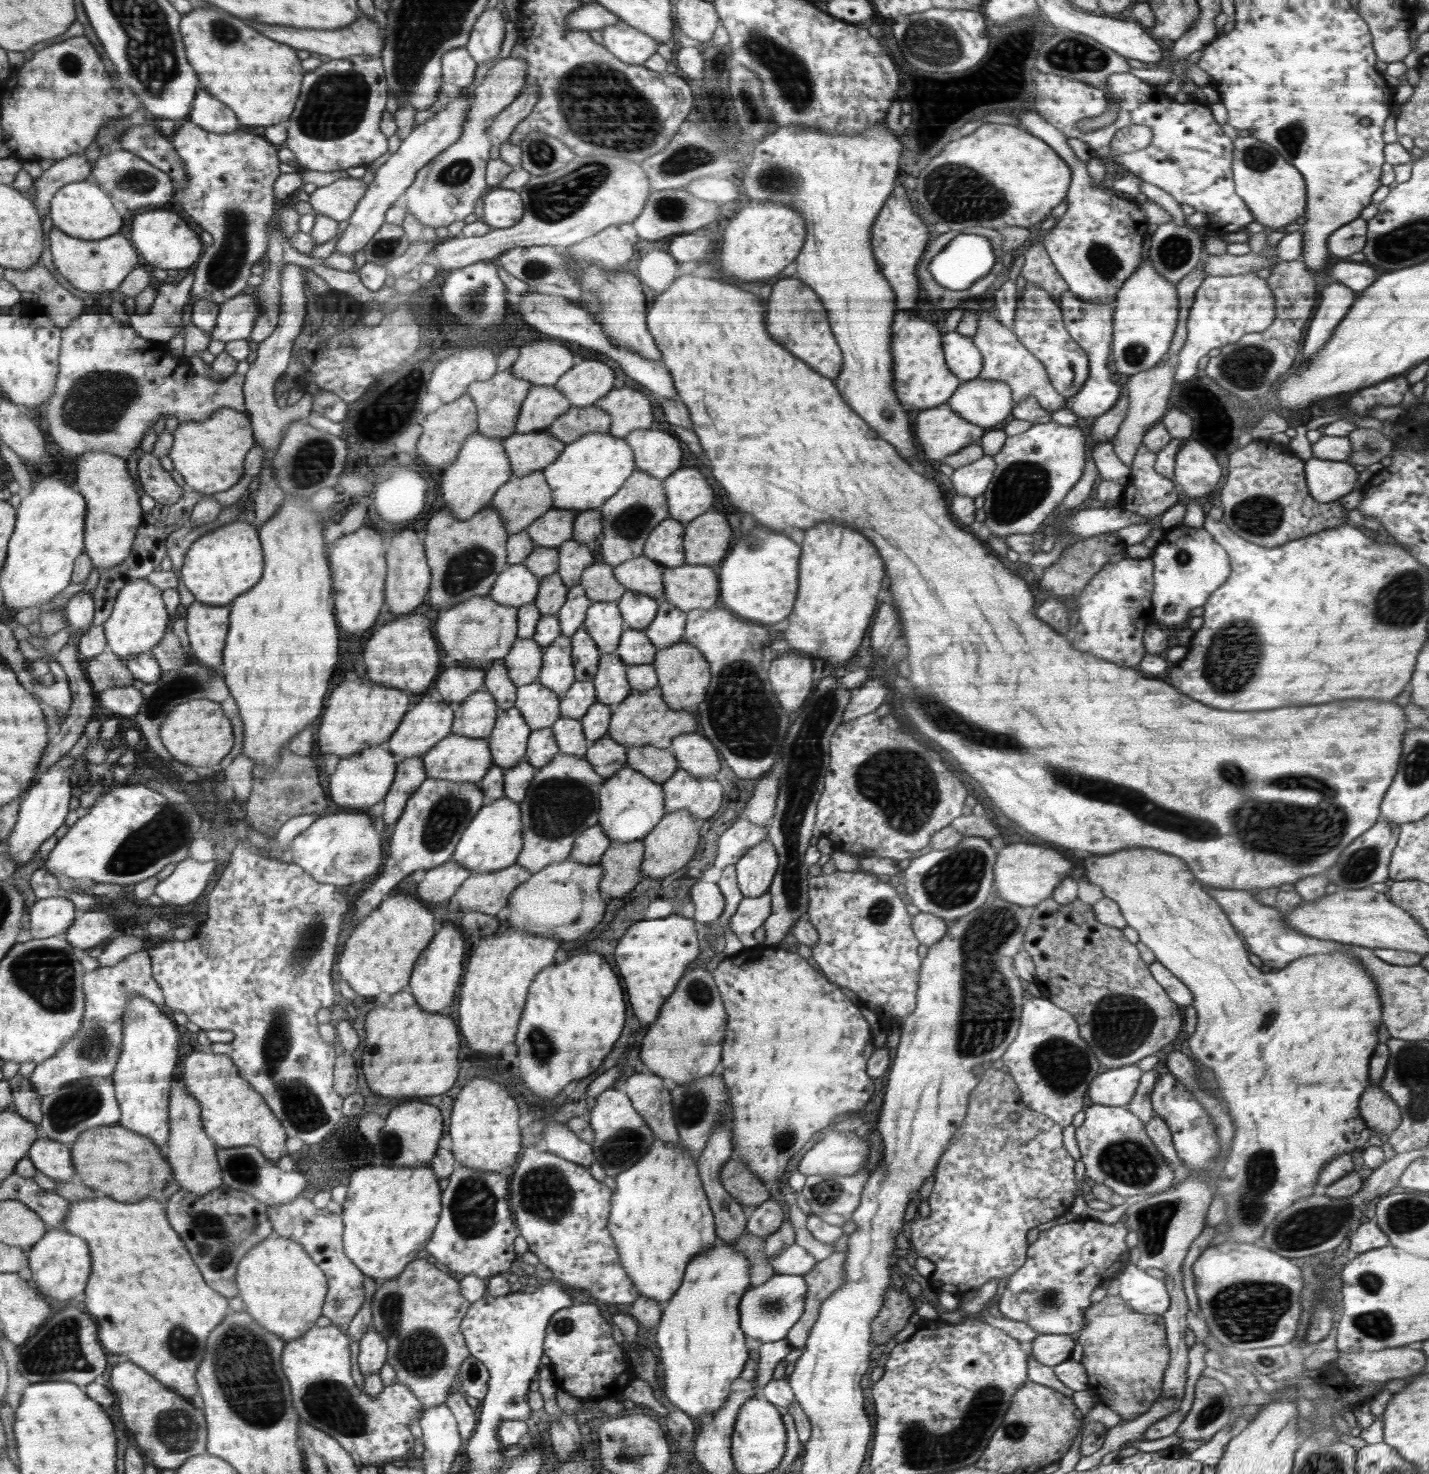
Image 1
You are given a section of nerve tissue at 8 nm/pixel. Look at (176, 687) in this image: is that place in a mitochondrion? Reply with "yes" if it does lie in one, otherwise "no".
yes

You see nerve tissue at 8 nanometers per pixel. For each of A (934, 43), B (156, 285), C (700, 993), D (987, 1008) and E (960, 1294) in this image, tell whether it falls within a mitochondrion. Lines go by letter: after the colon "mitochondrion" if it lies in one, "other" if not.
A: mitochondrion
B: other
C: mitochondrion
D: mitochondrion
E: other

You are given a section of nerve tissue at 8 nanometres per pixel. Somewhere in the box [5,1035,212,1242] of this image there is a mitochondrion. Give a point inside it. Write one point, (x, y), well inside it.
(72, 1107)

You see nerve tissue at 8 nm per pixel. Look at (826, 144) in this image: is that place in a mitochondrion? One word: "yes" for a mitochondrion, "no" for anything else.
no

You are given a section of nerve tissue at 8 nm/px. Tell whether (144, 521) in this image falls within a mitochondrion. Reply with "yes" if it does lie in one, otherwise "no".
no

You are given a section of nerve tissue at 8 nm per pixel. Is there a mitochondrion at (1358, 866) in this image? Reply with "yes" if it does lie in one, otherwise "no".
yes

